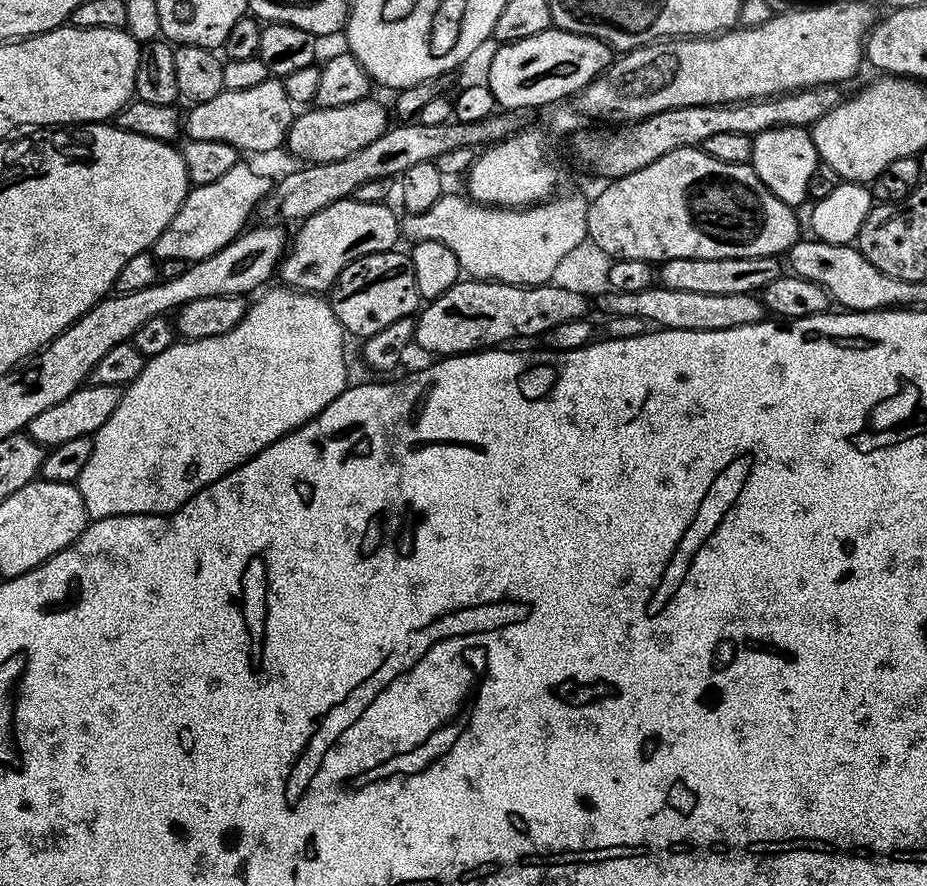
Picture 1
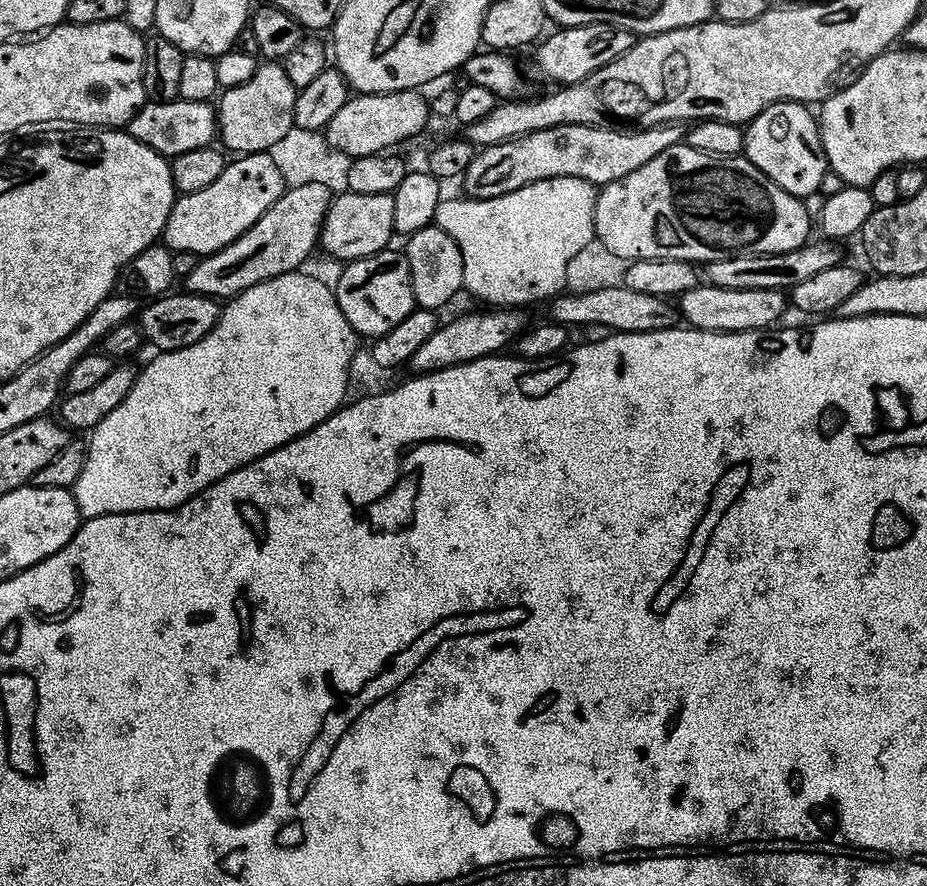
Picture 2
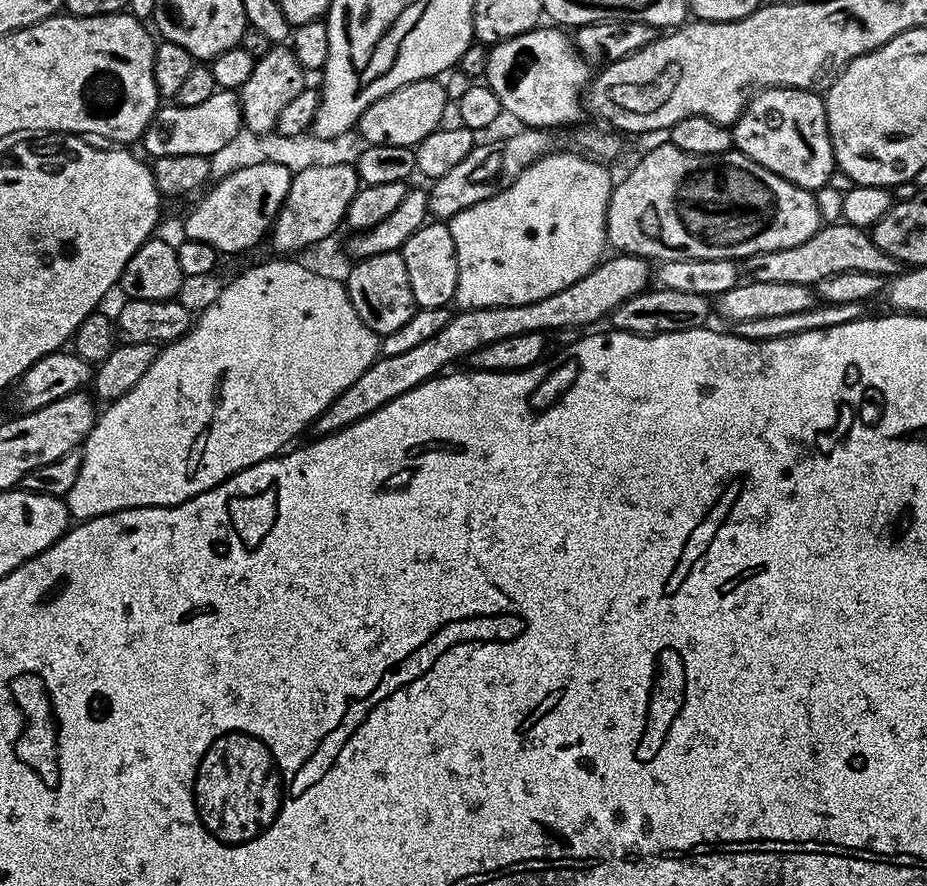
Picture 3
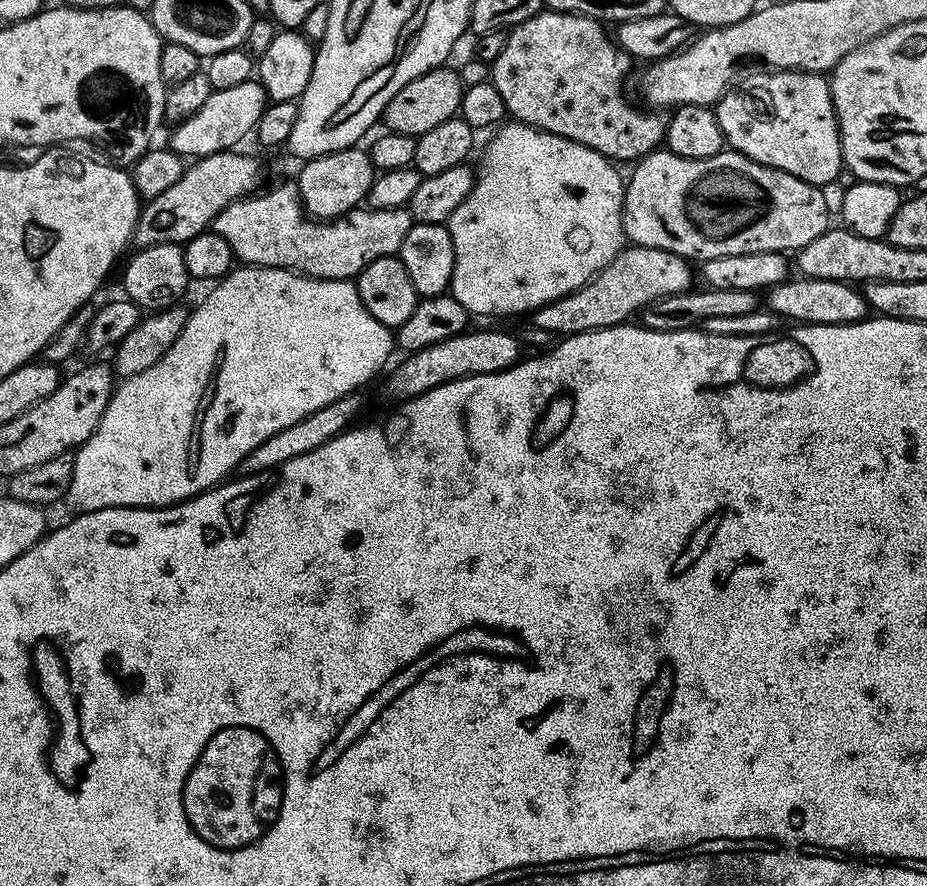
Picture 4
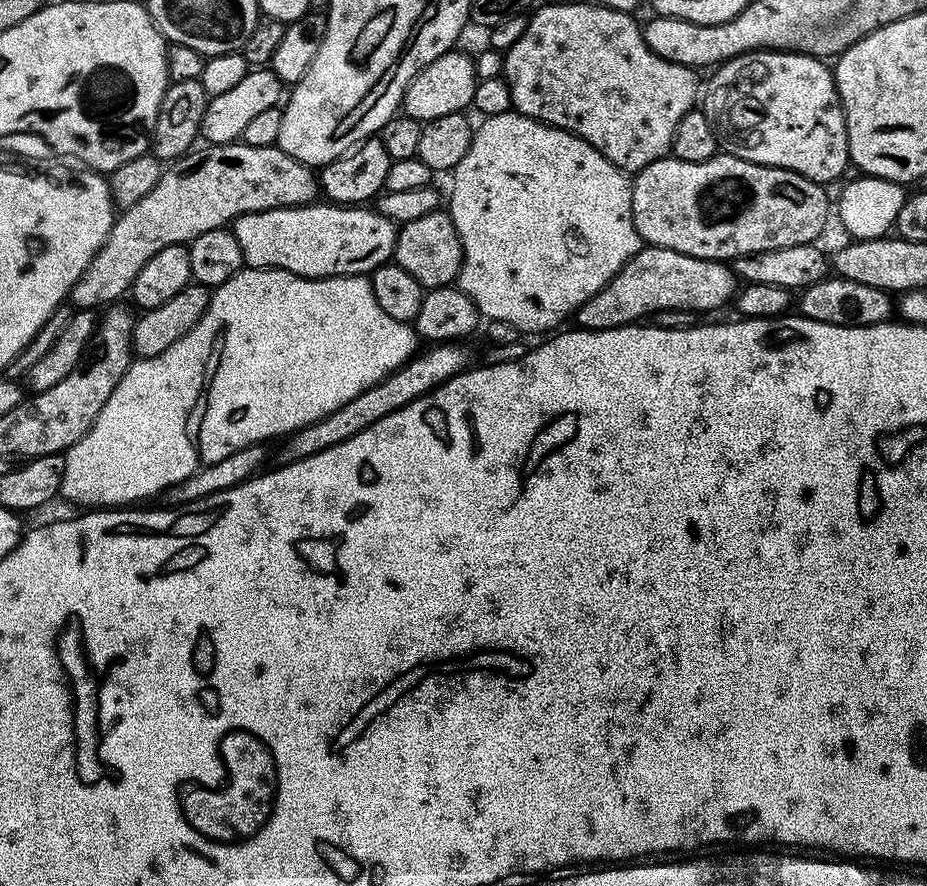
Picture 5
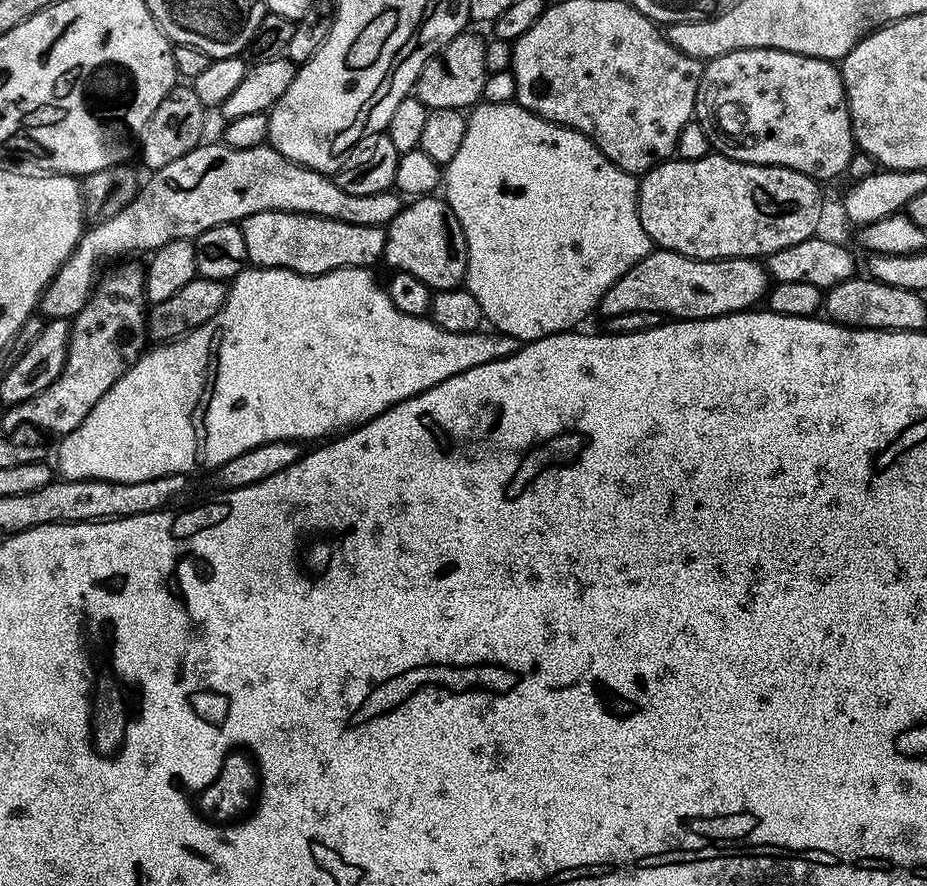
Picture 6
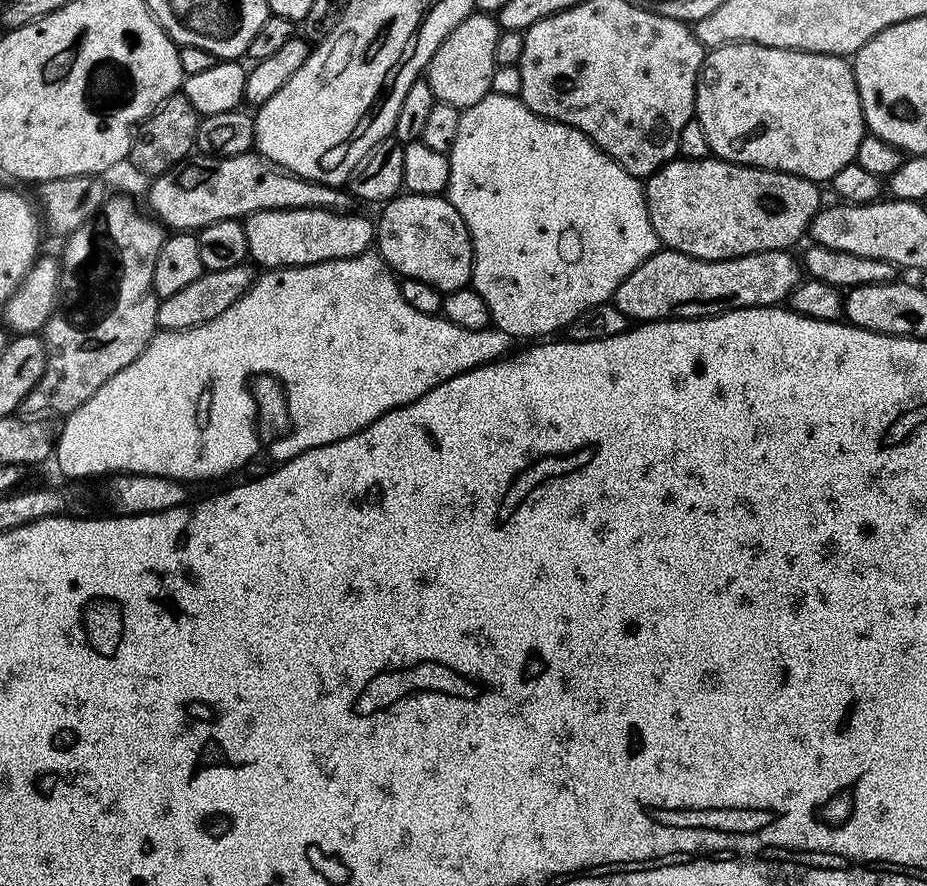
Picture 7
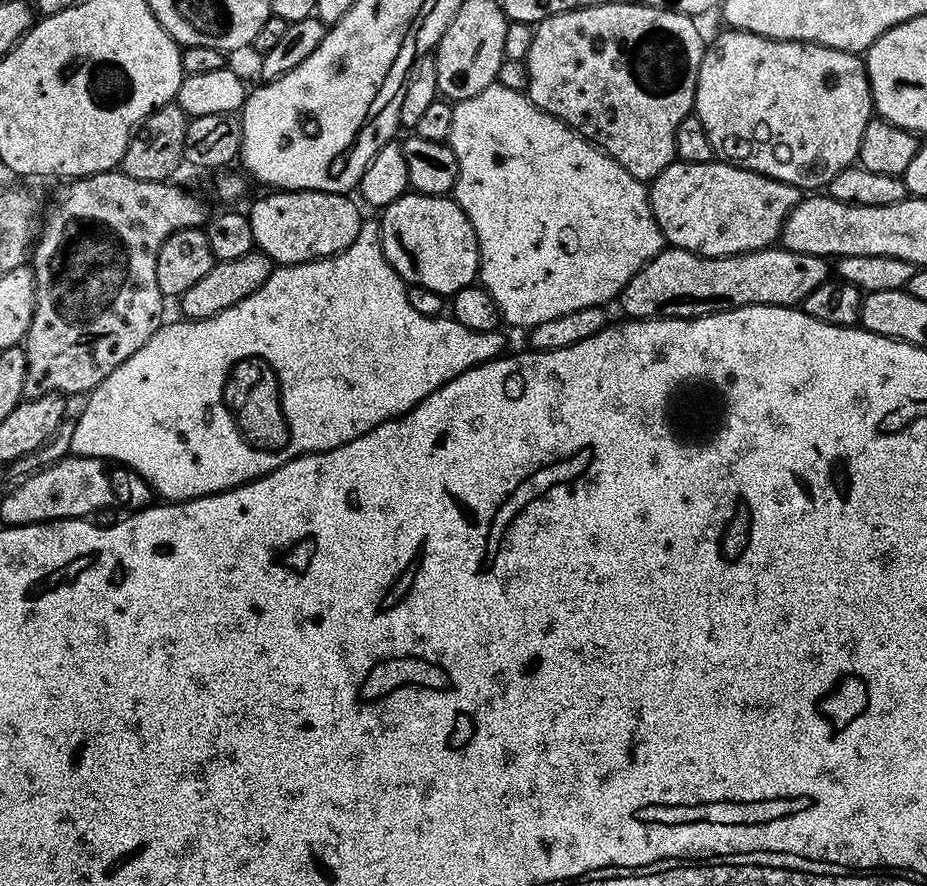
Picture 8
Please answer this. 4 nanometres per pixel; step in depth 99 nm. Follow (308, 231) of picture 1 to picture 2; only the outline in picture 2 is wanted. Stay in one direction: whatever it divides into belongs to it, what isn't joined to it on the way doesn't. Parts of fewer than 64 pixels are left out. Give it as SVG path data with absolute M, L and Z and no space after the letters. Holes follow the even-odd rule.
M341 191L333 195L332 204L320 227L321 249L325 248L332 256L337 256L340 262L360 260L375 252L383 252L394 237L396 226L396 197L391 192L386 194L354 194Z

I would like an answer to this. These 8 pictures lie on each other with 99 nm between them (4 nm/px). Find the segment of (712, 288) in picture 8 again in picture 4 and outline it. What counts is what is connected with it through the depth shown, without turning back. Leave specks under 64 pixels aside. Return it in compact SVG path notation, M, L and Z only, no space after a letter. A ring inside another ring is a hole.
M625 246L593 280L589 280L578 290L536 309L531 313L530 320L544 332L560 332L559 334L564 336L573 336L576 332L597 332L600 328L613 328L616 324L623 324L629 318L635 317L641 309L664 296L680 295L689 291L694 284L692 272L694 276L693 265L683 256L675 256L657 248Z

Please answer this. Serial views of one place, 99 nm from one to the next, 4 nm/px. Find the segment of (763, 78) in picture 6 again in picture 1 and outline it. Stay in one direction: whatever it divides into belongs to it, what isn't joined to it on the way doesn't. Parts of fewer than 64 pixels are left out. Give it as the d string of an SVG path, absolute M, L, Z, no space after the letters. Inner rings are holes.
M782 126L760 132L752 141L752 169L762 178L762 182L782 202L800 206L803 200L809 199L808 187L817 165L821 163L820 156L812 141L812 133L808 128Z

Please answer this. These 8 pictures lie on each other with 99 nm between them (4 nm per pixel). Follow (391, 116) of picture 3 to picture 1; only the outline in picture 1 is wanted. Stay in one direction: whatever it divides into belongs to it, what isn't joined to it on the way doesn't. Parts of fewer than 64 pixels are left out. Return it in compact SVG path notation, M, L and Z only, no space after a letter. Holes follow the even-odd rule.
M375 98L350 102L350 106L334 106L333 108L309 107L293 119L286 148L297 161L308 164L325 164L338 162L342 158L350 158L362 146L370 146L374 138L378 138L390 126L389 109L384 109Z

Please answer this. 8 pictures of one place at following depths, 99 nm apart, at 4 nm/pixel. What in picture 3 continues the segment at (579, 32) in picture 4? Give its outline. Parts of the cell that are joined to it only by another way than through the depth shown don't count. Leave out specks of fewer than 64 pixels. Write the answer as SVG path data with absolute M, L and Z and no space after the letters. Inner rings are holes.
M541 26L518 38L510 38L489 47L486 74L488 88L498 94L498 102L521 125L557 130L567 124L576 126L586 116L586 89L590 83L590 65L580 54L573 37L563 27Z

